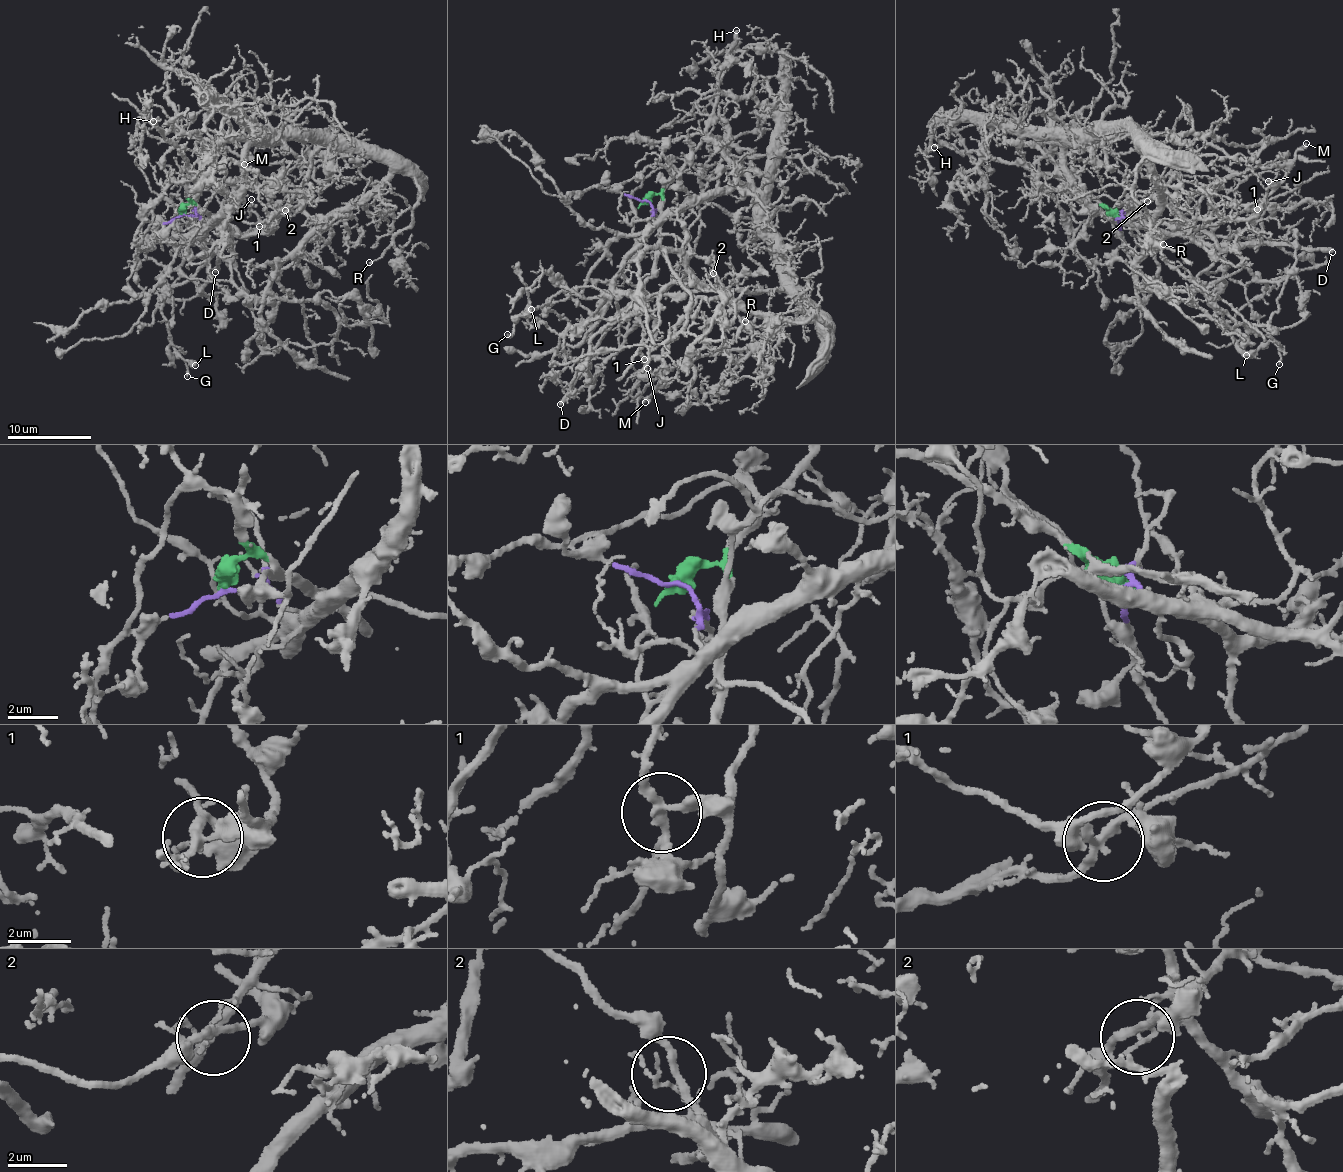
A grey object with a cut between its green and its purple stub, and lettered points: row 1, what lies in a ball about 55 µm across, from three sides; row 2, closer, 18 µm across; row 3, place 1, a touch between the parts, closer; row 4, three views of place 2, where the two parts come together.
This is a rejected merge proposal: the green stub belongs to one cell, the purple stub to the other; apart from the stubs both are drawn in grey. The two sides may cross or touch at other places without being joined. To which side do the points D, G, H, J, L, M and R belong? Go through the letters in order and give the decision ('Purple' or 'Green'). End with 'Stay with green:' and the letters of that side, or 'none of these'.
D: Green
G: Green
H: Green
J: Purple
L: Green
M: Green
R: Purple
Stay with green: D, G, H, L, M

